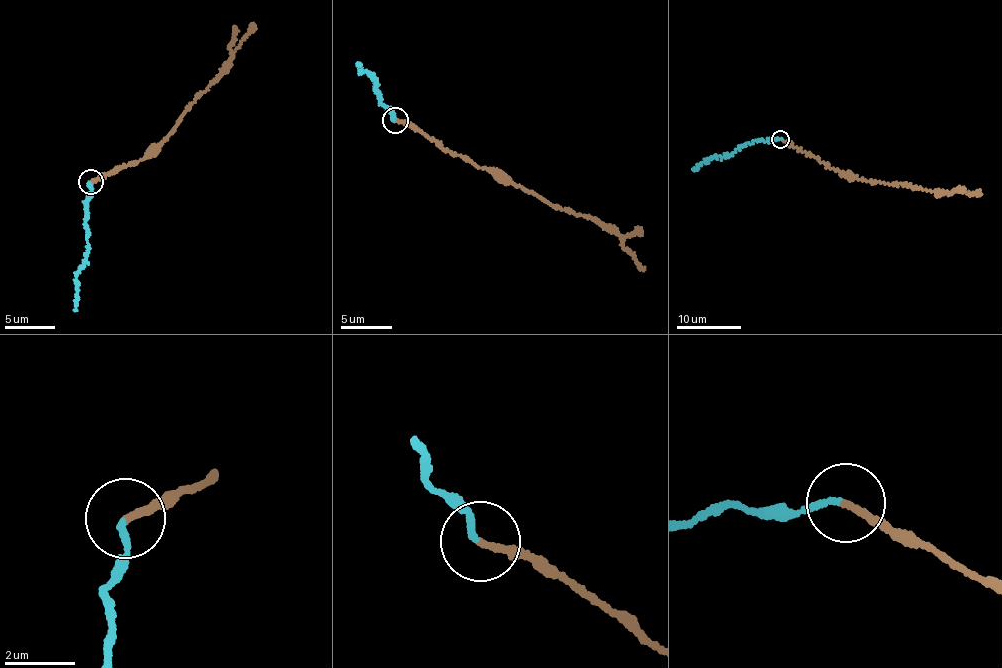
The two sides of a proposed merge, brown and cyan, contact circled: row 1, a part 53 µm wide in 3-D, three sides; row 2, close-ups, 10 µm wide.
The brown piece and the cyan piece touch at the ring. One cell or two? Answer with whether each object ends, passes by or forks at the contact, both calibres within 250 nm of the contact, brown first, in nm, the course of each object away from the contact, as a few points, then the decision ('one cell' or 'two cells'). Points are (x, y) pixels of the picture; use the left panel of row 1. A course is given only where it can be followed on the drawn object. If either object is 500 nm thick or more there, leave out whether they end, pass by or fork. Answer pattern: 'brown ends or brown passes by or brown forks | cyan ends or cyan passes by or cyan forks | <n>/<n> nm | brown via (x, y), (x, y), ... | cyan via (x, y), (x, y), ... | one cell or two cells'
brown ends | cyan ends | 200/180 nm | brown via (91, 181), (151, 155), (172, 134), (187, 110), (228, 65), (235, 26) | cyan via (88, 181), (92, 191), (84, 206), (89, 250), (76, 277), (74, 311) | two cells

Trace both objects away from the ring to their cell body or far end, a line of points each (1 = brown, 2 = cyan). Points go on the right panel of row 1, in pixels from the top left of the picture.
1: (781, 138), (842, 174), (871, 182), (942, 194), (980, 191)
2: (780, 138), (741, 146), (728, 154), (710, 158), (692, 170)

